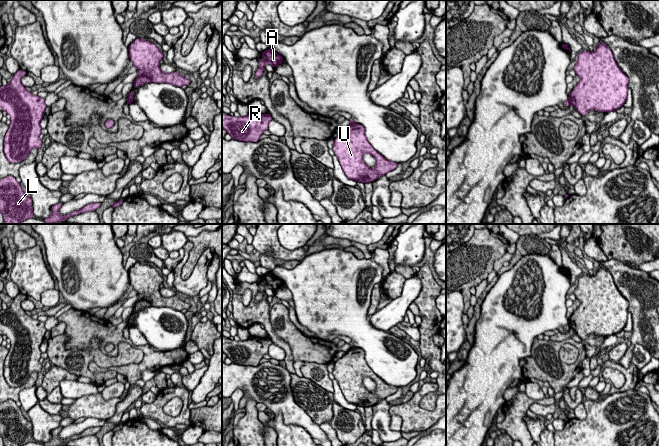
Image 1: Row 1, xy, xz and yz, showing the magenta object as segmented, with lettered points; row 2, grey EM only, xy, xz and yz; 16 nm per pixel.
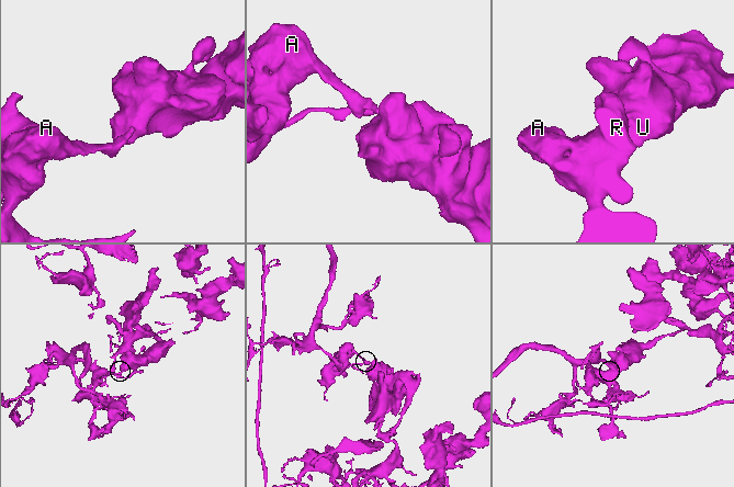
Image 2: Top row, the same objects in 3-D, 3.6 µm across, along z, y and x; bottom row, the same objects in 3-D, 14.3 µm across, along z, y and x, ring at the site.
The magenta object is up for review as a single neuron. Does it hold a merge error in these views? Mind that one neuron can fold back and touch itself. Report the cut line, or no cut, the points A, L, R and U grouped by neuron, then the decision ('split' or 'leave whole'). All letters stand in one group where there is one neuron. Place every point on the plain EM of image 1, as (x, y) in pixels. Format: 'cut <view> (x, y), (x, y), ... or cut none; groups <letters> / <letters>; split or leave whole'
cut yz (567, 324), (570, 327); groups A L R / U; split

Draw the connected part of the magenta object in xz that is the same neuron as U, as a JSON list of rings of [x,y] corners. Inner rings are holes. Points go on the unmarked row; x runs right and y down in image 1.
[[[351,347],[334,363],[332,374],[338,381],[345,399],[357,406],[373,407],[379,400],[386,399],[398,389],[396,386],[385,383],[371,370],[365,360],[365,352],[357,347]],[[364,377],[375,381],[374,393],[365,388]]]

